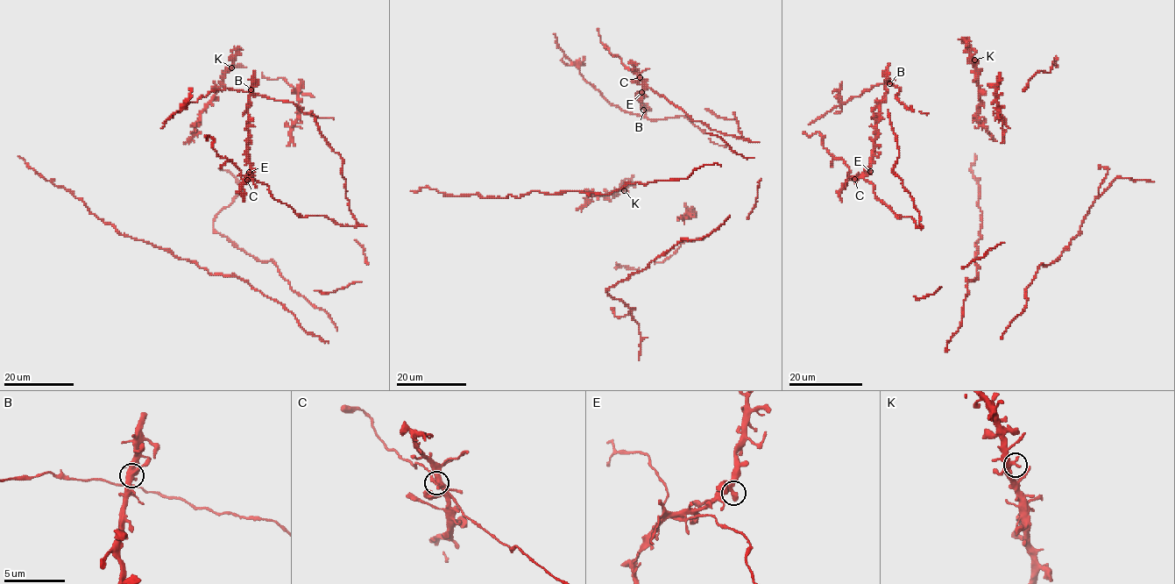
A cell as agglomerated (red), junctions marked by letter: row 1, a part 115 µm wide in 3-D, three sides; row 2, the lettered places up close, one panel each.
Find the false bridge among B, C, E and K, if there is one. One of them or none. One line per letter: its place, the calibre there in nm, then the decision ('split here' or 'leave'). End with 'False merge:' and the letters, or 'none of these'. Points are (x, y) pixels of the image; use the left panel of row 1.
B: (251, 89) | 360 nm | leave
C: (247, 180) | 320 nm | leave
E: (249, 172) | 320 nm | leave
K: (231, 67) | 320 nm | leave
False merge: none of these

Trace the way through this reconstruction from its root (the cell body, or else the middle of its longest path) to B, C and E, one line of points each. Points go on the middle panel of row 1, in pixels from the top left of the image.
B: (738, 137), (711, 130), (701, 121), (693, 120), (643, 82), (643, 90), (640, 94), (643, 110)
C: (738, 137), (711, 130), (701, 121), (693, 120), (678, 107), (651, 90), (639, 77)
E: (738, 137), (711, 130), (701, 121), (693, 120), (643, 82), (641, 92)

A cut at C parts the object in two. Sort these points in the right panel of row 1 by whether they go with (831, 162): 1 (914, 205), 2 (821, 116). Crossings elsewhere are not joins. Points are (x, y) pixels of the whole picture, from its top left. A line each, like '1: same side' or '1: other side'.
1: other side
2: other side

